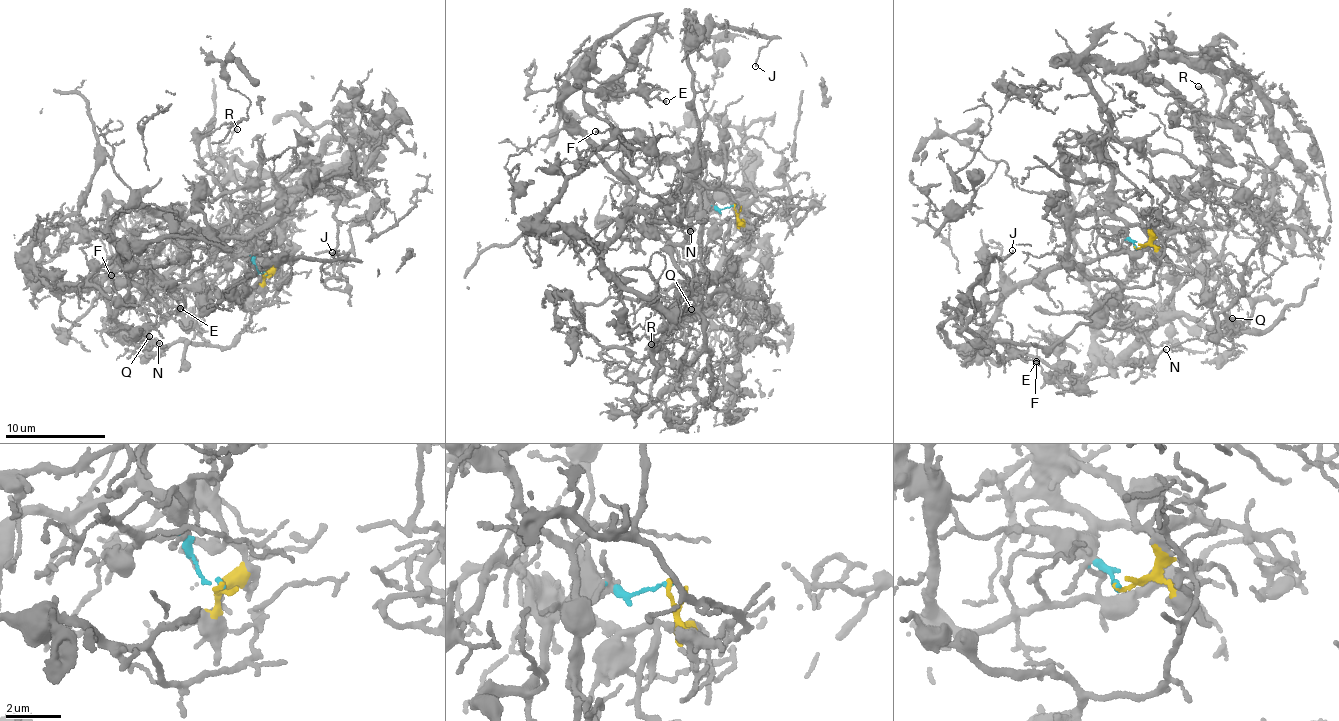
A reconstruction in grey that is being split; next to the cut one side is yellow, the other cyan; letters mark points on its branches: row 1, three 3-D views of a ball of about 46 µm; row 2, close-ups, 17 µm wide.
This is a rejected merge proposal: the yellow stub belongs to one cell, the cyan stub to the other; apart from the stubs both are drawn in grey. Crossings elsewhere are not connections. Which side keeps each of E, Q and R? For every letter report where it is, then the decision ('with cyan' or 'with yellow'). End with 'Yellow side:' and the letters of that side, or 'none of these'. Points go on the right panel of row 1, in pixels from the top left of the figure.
E: (1036, 363) | with cyan
Q: (1232, 318) | with cyan
R: (1198, 86) | with yellow
Yellow side: R

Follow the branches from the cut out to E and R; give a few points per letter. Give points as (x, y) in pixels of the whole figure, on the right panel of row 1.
E: (1136, 247), (1126, 240), (1090, 263), (1074, 260), (1005, 298), (985, 355), (999, 364), (1009, 348), (1037, 363)
R: (1136, 247), (1148, 228), (1116, 198), (1102, 146), (1110, 127), (1079, 63), (1165, 80), (1201, 129), (1198, 86)

